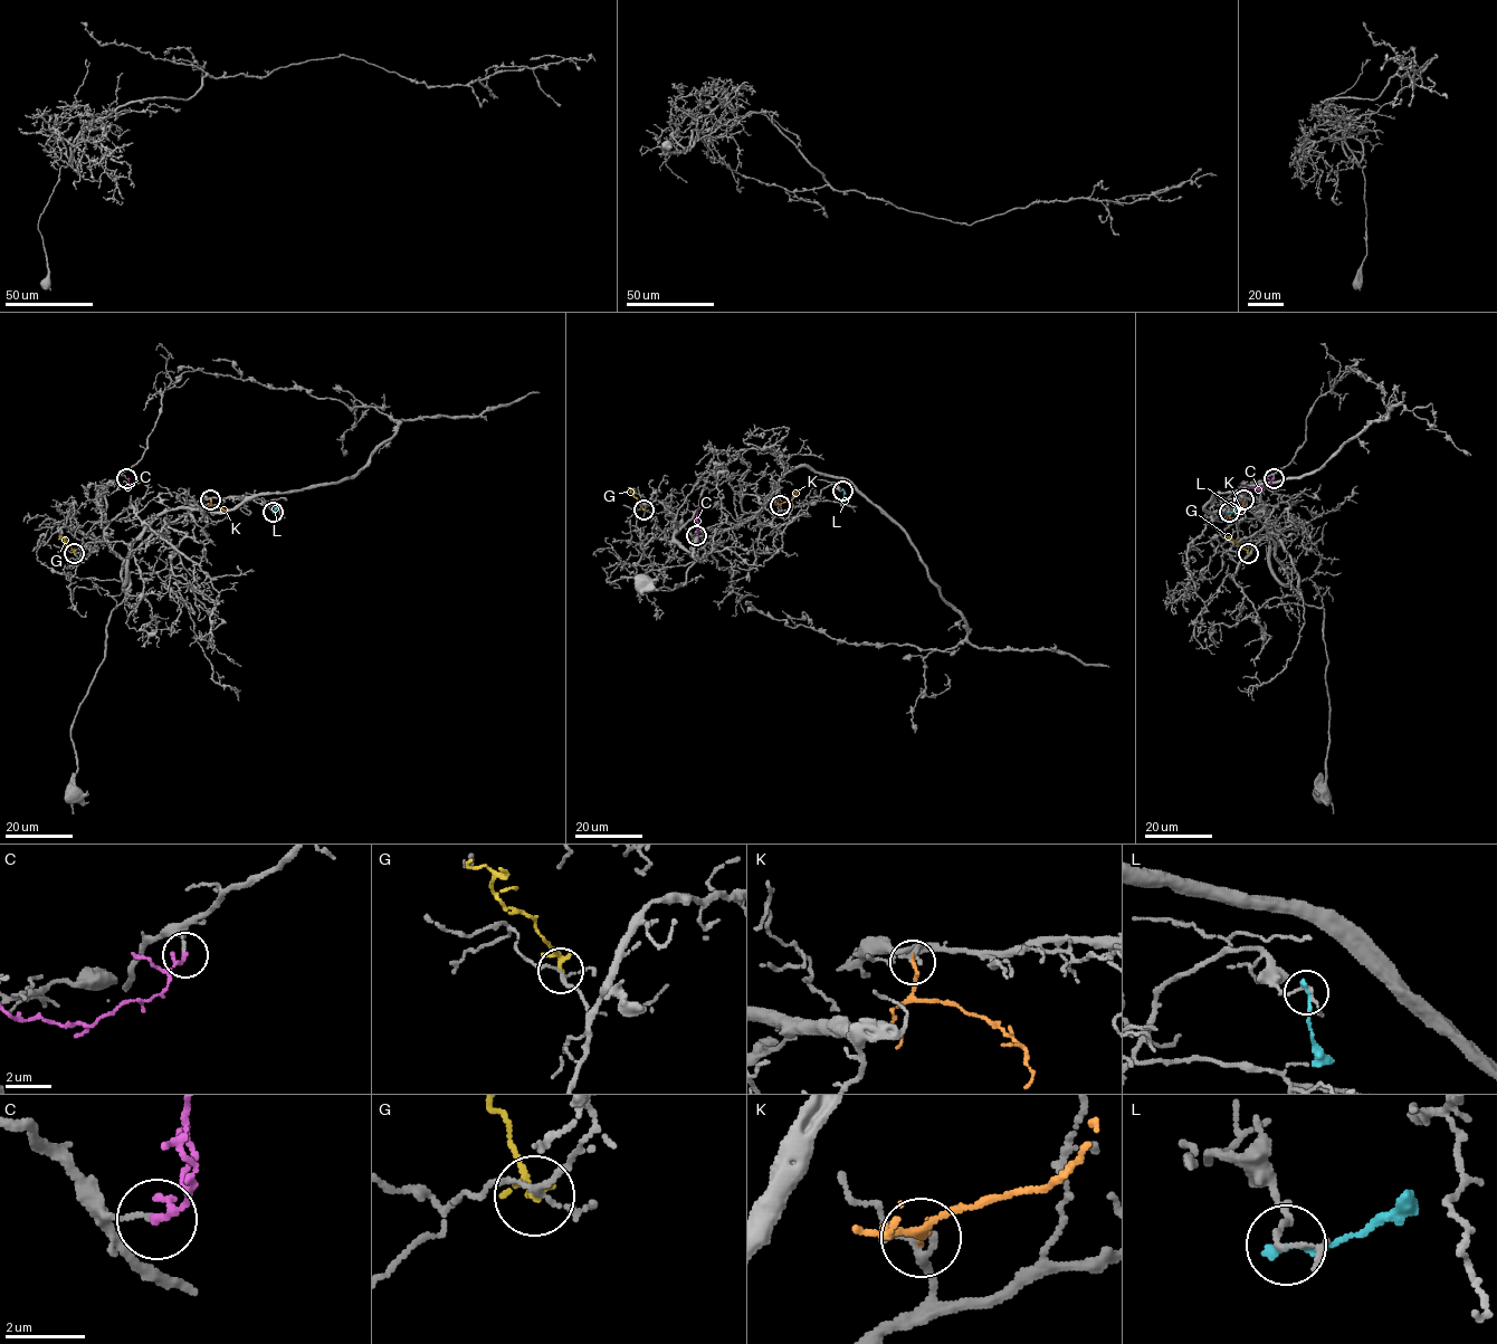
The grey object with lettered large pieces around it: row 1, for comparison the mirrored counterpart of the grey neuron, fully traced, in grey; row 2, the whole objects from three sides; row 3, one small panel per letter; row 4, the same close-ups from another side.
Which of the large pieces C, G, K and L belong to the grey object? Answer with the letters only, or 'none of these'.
C, K

